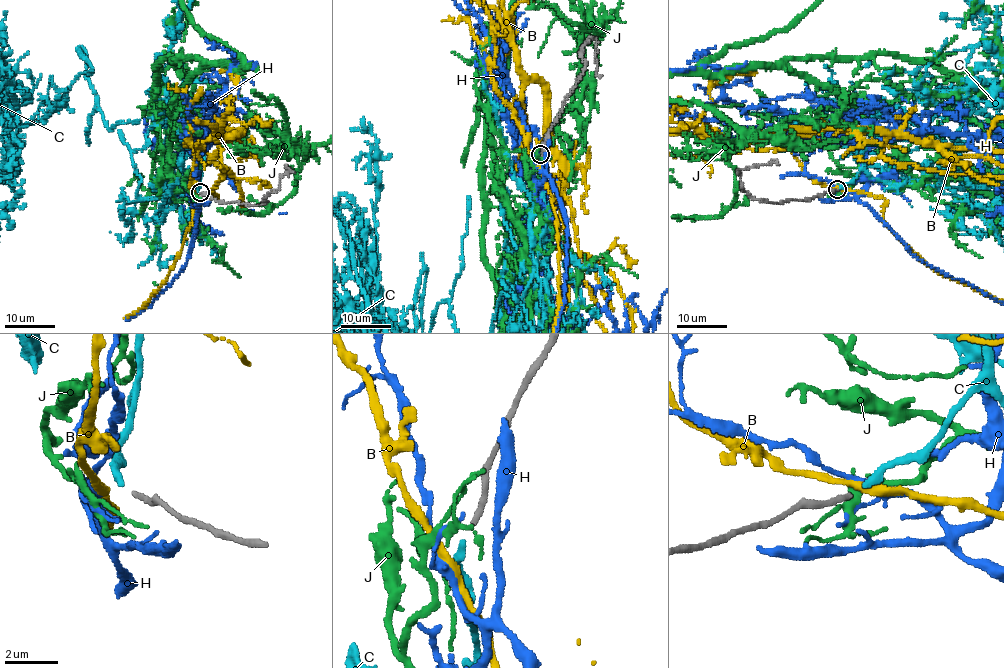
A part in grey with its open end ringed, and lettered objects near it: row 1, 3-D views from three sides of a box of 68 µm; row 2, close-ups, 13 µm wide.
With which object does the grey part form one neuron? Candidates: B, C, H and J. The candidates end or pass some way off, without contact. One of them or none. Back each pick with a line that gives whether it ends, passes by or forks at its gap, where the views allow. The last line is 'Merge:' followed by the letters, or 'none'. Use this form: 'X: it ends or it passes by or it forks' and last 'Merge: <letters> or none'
C: it ends
Merge: C

